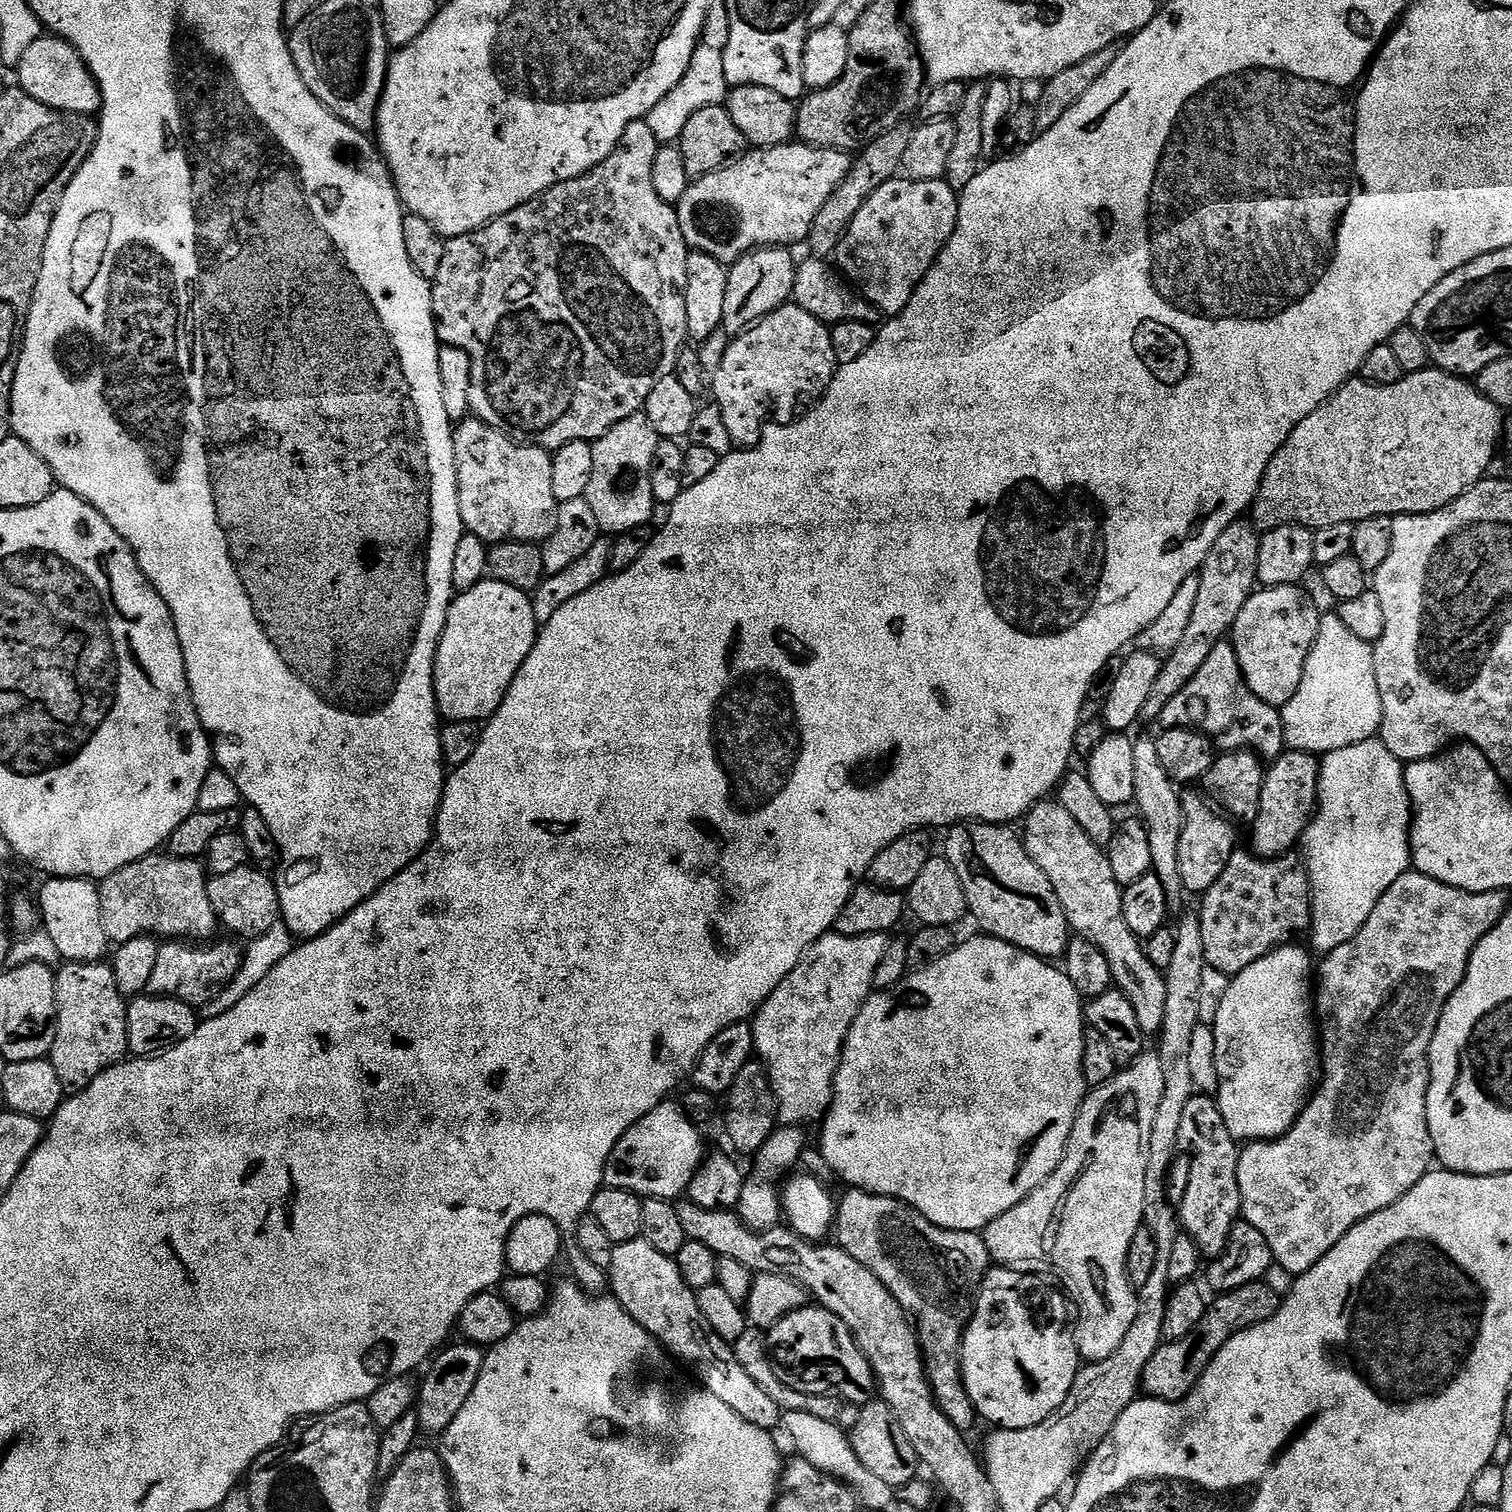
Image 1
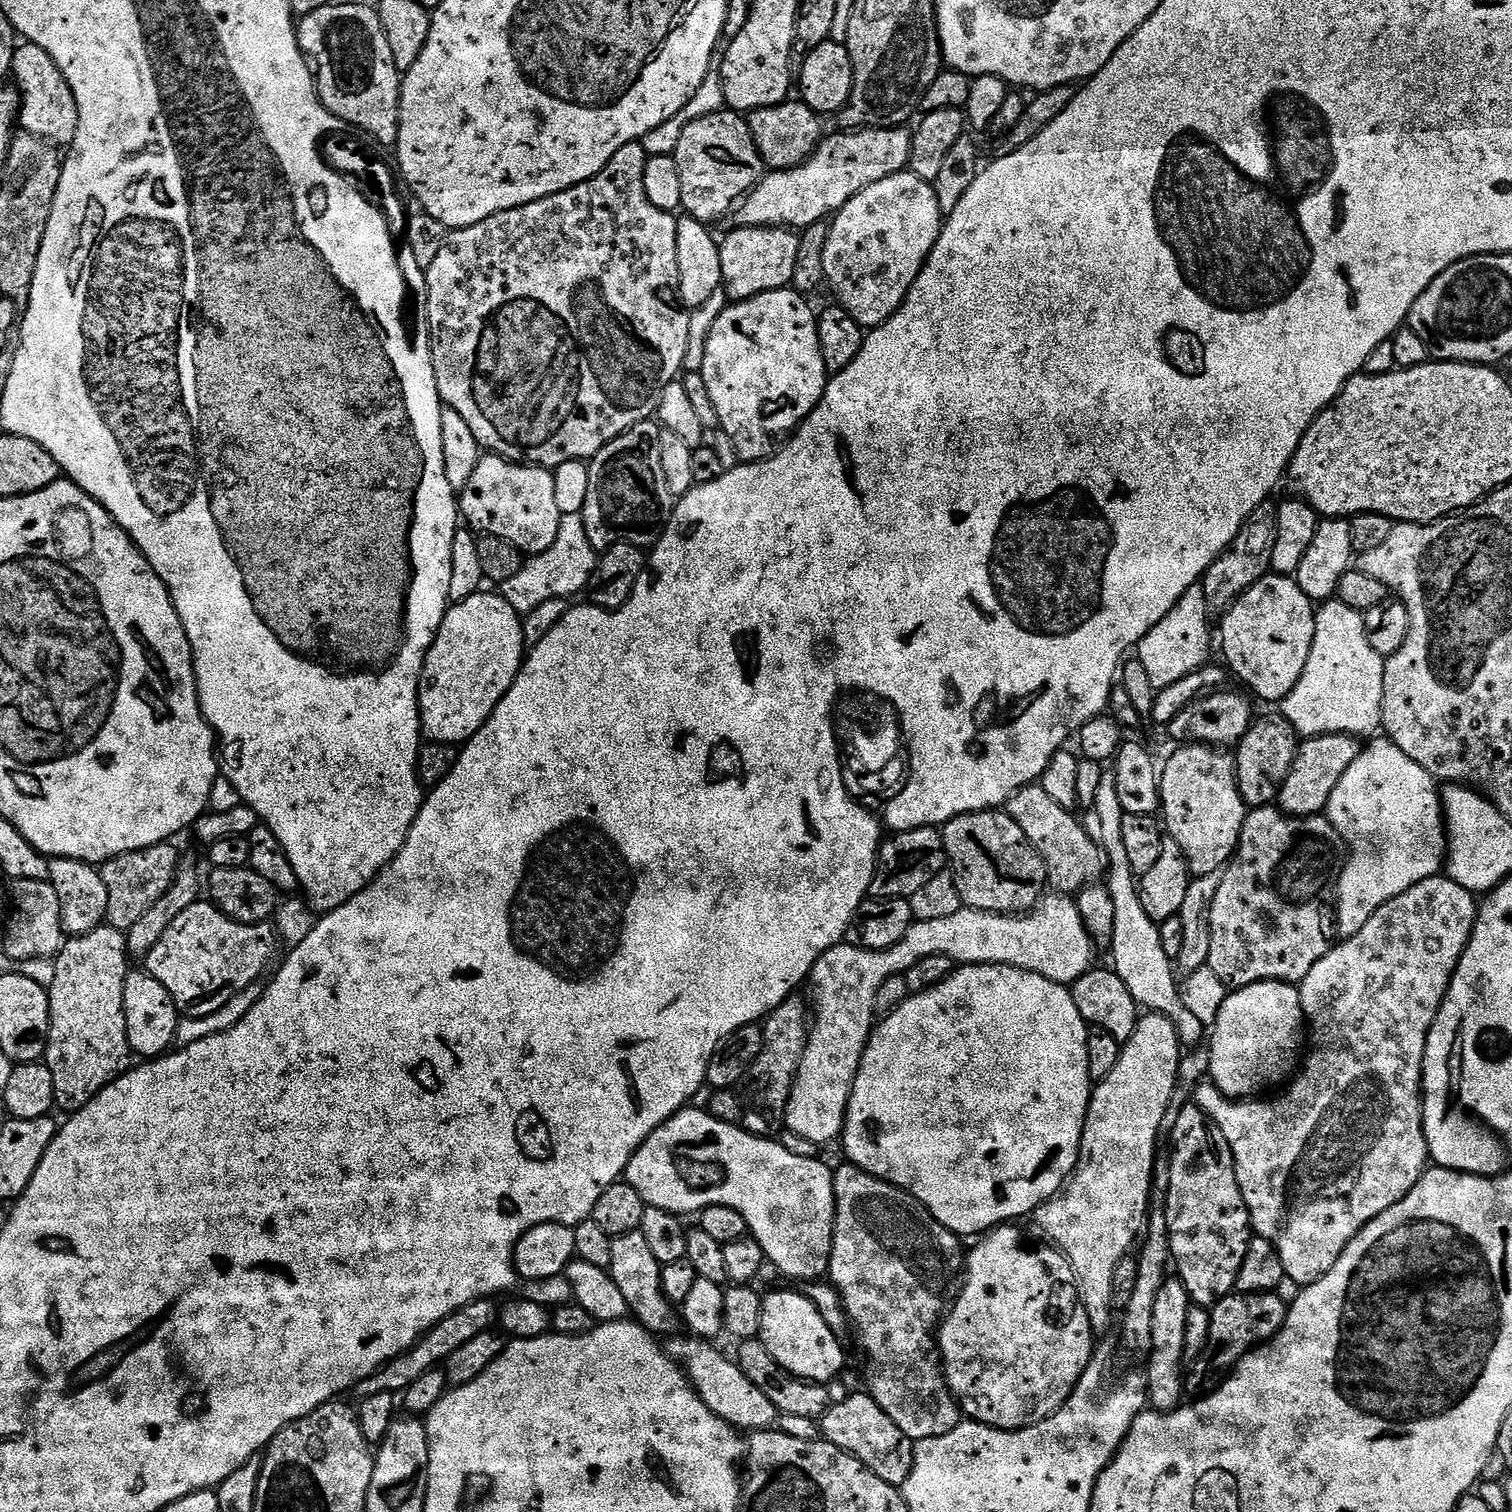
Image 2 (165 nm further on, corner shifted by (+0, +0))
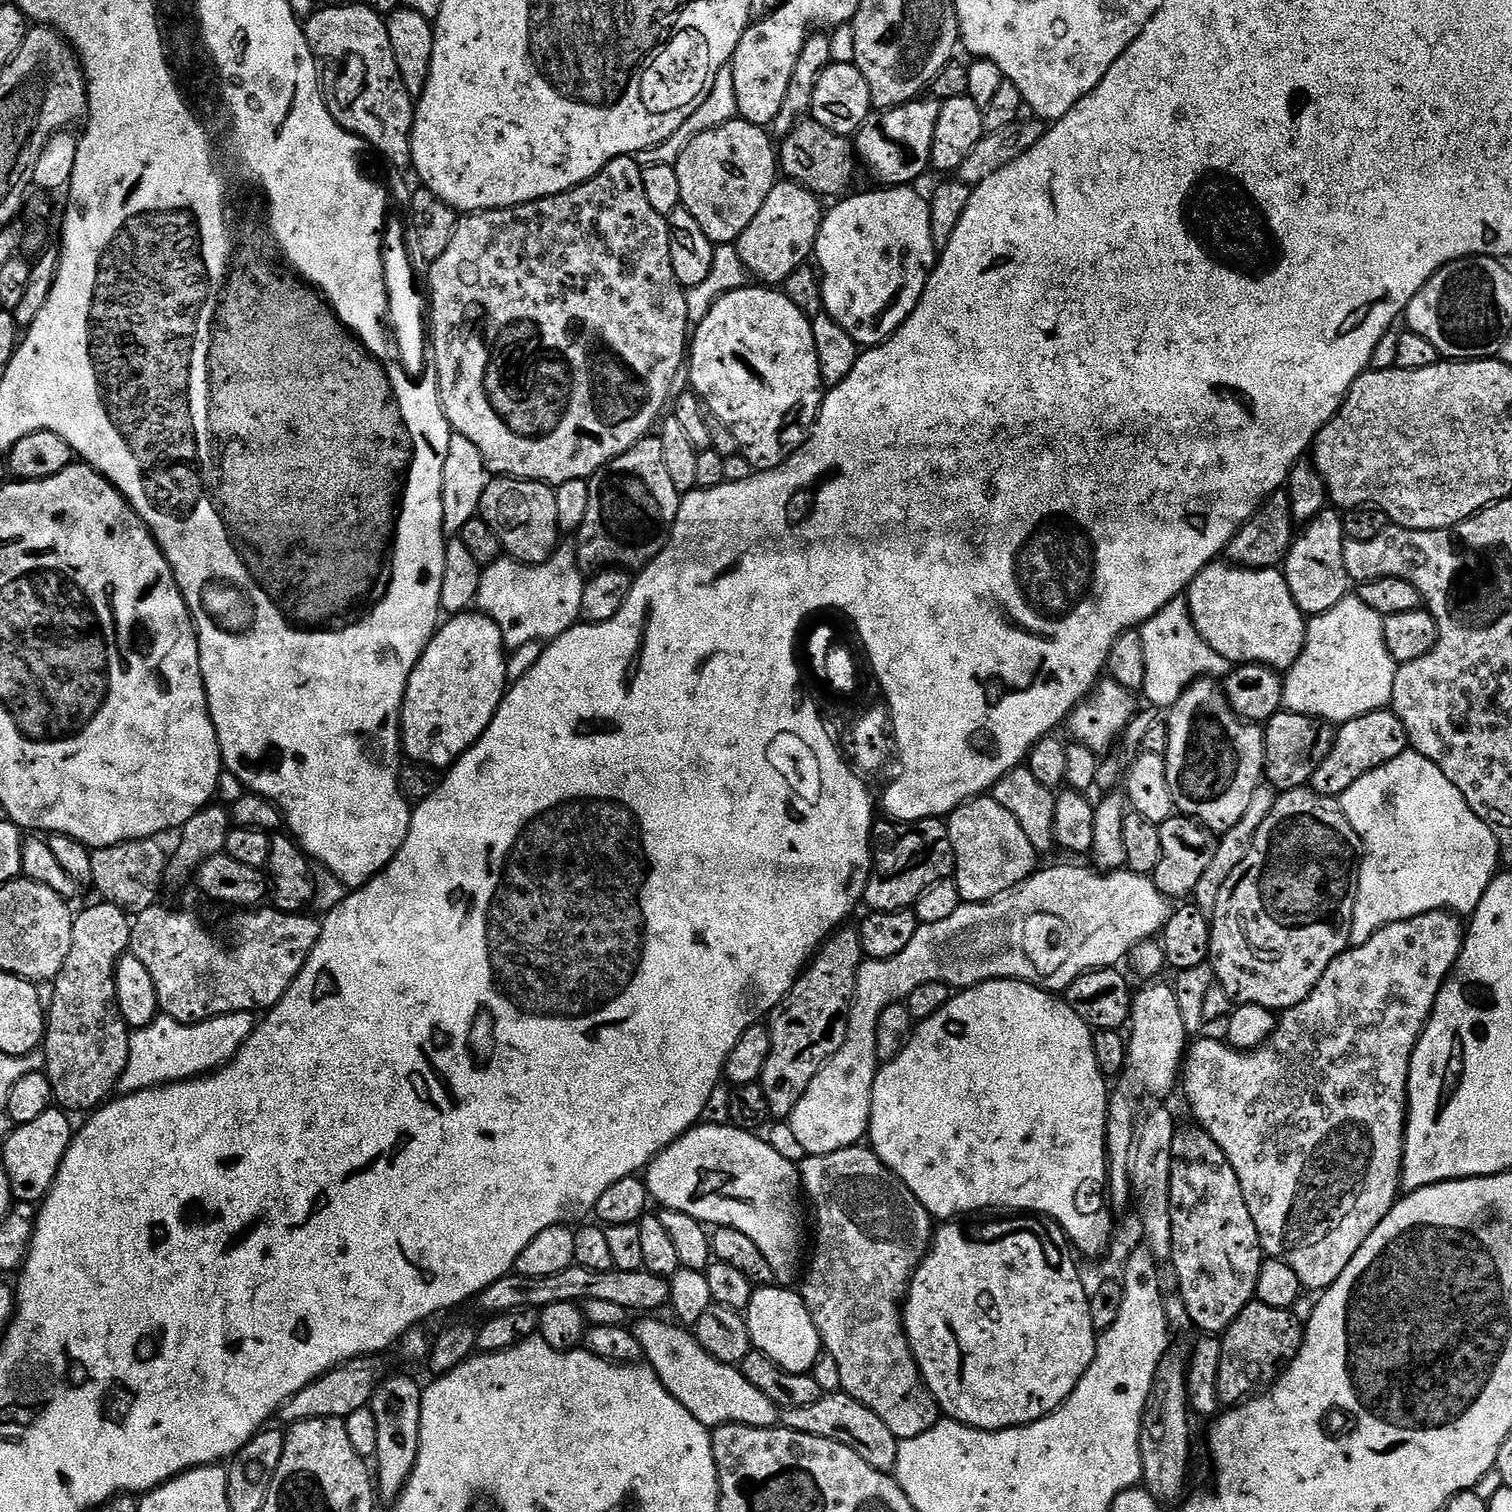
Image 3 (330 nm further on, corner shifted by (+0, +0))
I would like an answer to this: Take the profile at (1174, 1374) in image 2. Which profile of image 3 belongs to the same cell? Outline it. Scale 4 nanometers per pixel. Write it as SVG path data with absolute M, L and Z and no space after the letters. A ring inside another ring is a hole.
M1172 1350L1158 1362L1140 1427L1140 1457L1144 1467L1142 1484L1164 1506L1175 1505L1185 1495L1184 1479L1188 1476L1188 1459L1192 1456L1191 1419L1186 1394L1186 1360Z

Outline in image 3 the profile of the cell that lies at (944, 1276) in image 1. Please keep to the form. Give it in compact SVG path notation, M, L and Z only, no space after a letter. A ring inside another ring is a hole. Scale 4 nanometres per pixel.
M853 1146L842 1150L834 1150L834 1154L805 1155L798 1167L803 1195L807 1199L809 1196L812 1199L813 1206L816 1207L816 1249L812 1252L812 1265L809 1266L808 1273L806 1273L807 1268L803 1273L803 1276L805 1275L804 1285L799 1285L798 1291L804 1297L806 1310L810 1310L810 1318L814 1318L814 1326L818 1326L818 1334L820 1335L823 1351L832 1355L834 1362L838 1364L838 1371L841 1374L841 1389L844 1393L858 1402L862 1402L862 1406L874 1410L874 1414L878 1414L878 1418L882 1418L882 1422L886 1422L886 1427L890 1430L890 1434L894 1434L897 1440L918 1438L918 1434L926 1434L926 1430L930 1430L933 1426L940 1423L942 1413L934 1394L930 1394L930 1390L920 1373L920 1367L917 1366L914 1354L910 1350L908 1335L904 1332L902 1305L904 1297L908 1295L908 1283L912 1281L916 1268L924 1260L924 1257L928 1255L932 1247L934 1218L928 1213L926 1206L922 1206L922 1202L918 1202L918 1198L914 1198L914 1194L910 1194L907 1186L881 1162L871 1147Z

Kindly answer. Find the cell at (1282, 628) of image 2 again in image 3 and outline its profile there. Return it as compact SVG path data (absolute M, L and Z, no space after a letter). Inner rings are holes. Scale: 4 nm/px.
M1227 562L1207 564L1186 590L1186 599L1198 634L1202 634L1206 643L1218 650L1218 654L1222 654L1229 665L1265 664L1273 670L1287 670L1294 666L1294 662L1298 662L1305 645L1306 616L1294 602L1290 586L1279 567L1238 568Z

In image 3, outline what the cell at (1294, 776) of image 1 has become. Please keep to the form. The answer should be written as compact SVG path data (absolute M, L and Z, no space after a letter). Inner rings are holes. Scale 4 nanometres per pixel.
M1379 708L1376 712L1367 712L1358 718L1346 721L1335 729L1336 741L1328 753L1319 757L1317 766L1312 772L1310 787L1313 792L1323 796L1339 798L1343 792L1350 790L1362 774L1398 758L1409 751L1406 726L1402 726L1402 718L1388 708Z

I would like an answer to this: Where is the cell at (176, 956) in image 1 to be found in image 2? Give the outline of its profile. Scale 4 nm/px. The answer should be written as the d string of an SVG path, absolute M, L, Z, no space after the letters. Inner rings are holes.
M198 902L182 910L176 921L170 922L166 934L162 934L158 946L154 946L154 950L150 950L146 958L146 971L158 978L158 982L162 982L166 990L170 990L170 998L174 998L181 1017L205 1016L214 1014L214 1010L222 1010L222 1006L226 1006L230 998L242 994L242 990L261 979L260 975L268 967L273 967L272 959L276 956L276 944L278 945L278 937L271 923L243 924L231 920L211 902Z

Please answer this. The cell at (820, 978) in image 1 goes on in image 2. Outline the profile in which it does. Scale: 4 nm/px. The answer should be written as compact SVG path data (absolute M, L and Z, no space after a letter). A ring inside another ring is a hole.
M1068 894L1045 895L1031 912L1023 914L980 912L976 908L961 906L958 914L950 914L950 918L916 920L910 926L910 930L906 930L906 938L902 938L902 942L877 952L855 948L847 942L835 944L818 958L818 962L812 968L810 985L812 984L811 1003L814 1005L814 1015L810 1020L808 1041L798 1066L798 1074L790 1090L790 1102L786 1106L784 1123L787 1131L799 1134L800 1137L821 1146L827 1146L831 1140L841 1139L854 1078L858 1074L862 1054L866 1050L868 1040L872 1036L874 1021L877 1019L874 998L878 995L882 982L886 982L892 976L903 976L906 970L910 970L910 966L914 966L914 962L922 962L922 958L930 958L932 954L946 954L960 966L1005 964L1030 970L1034 974L1042 974L1042 978L1050 978L1050 982L1071 986L1082 973L1093 967L1092 952L1094 953L1092 935L1082 922L1082 914L1078 914L1075 899Z

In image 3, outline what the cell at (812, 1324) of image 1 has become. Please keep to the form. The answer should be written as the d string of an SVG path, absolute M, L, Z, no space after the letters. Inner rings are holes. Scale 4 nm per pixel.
M788 1286L757 1287L750 1298L746 1319L753 1349L770 1358L770 1362L782 1366L782 1370L790 1374L811 1373L821 1360L818 1326L814 1326L814 1318L810 1318L810 1310L806 1310L806 1302L799 1291Z

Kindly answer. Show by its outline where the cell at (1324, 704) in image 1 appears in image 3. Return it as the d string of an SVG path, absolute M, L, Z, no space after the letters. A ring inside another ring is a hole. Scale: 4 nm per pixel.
M1346 595L1342 598L1342 602L1338 602L1338 606L1330 606L1330 610L1311 617L1307 621L1304 630L1304 643L1304 649L1298 658L1298 662L1294 662L1294 666L1287 669L1286 675L1284 676L1284 708L1287 711L1297 712L1303 716L1310 716L1320 722L1333 720L1333 725L1339 726L1345 724L1348 720L1358 718L1362 714L1376 712L1379 708L1388 708L1391 705L1394 678L1396 677L1398 665L1394 662L1394 658L1390 658L1390 650L1386 650L1386 642L1384 641L1384 617L1379 616L1374 610L1370 610L1370 606L1366 606L1366 602L1362 602L1359 595Z

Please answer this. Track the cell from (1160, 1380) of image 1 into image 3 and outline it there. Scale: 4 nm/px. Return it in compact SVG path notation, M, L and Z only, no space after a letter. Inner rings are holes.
M1259 1302L1248 1304L1246 1310L1242 1310L1242 1314L1238 1314L1238 1318L1234 1318L1232 1325L1222 1333L1222 1362L1218 1362L1218 1398L1221 1405L1235 1406L1275 1384L1286 1362L1298 1354L1304 1341L1304 1329L1305 1325L1294 1318L1289 1309L1266 1306Z

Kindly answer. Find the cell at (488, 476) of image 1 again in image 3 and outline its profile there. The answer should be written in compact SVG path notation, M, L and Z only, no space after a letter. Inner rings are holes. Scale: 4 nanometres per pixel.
M489 479L482 494L479 515L492 527L494 534L498 534L503 551L521 564L546 562L562 540L556 493L539 480Z

